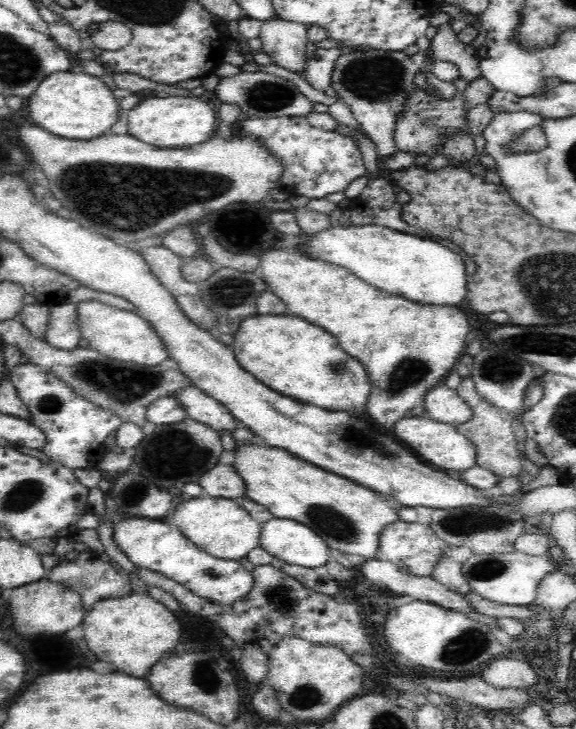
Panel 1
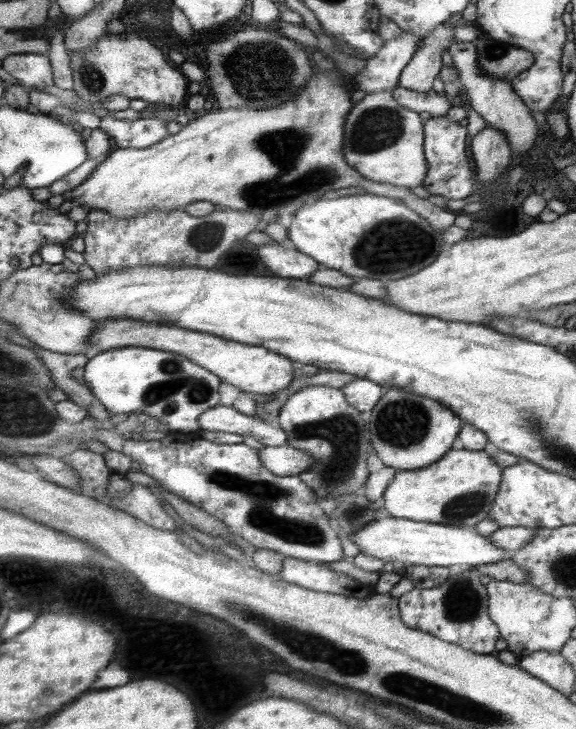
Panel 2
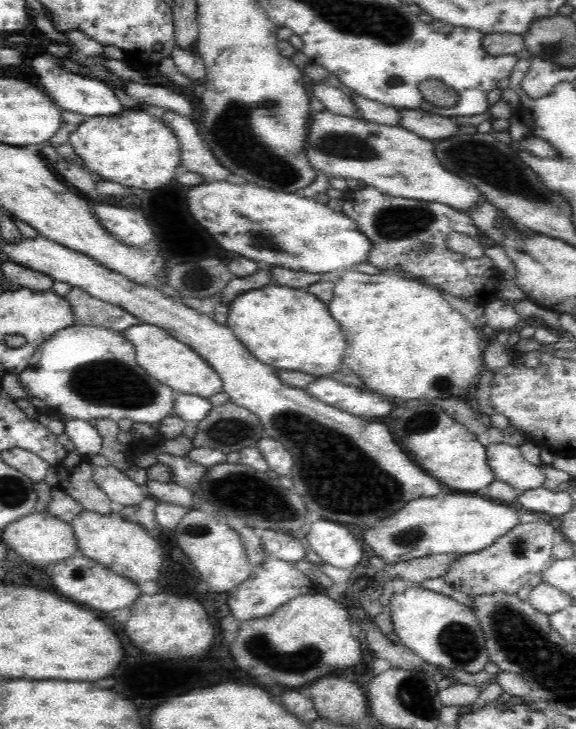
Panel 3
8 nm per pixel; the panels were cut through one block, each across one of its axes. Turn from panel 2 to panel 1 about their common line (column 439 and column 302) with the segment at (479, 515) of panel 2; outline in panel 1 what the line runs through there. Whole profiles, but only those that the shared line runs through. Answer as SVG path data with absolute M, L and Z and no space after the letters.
M235 442L233 453L232 467L244 479L245 496L258 504L262 504L262 506L266 506L274 517L294 520L309 526L314 533L322 537L330 549L340 550L344 554L358 554L366 561L380 557L378 540L382 529L399 520L396 504L391 504L372 490L358 486L357 482L348 481L347 478L328 473L326 470L320 469L319 466L300 461L299 458L292 456L284 449L267 446L261 442L259 444L246 444L246 446L240 446Z

